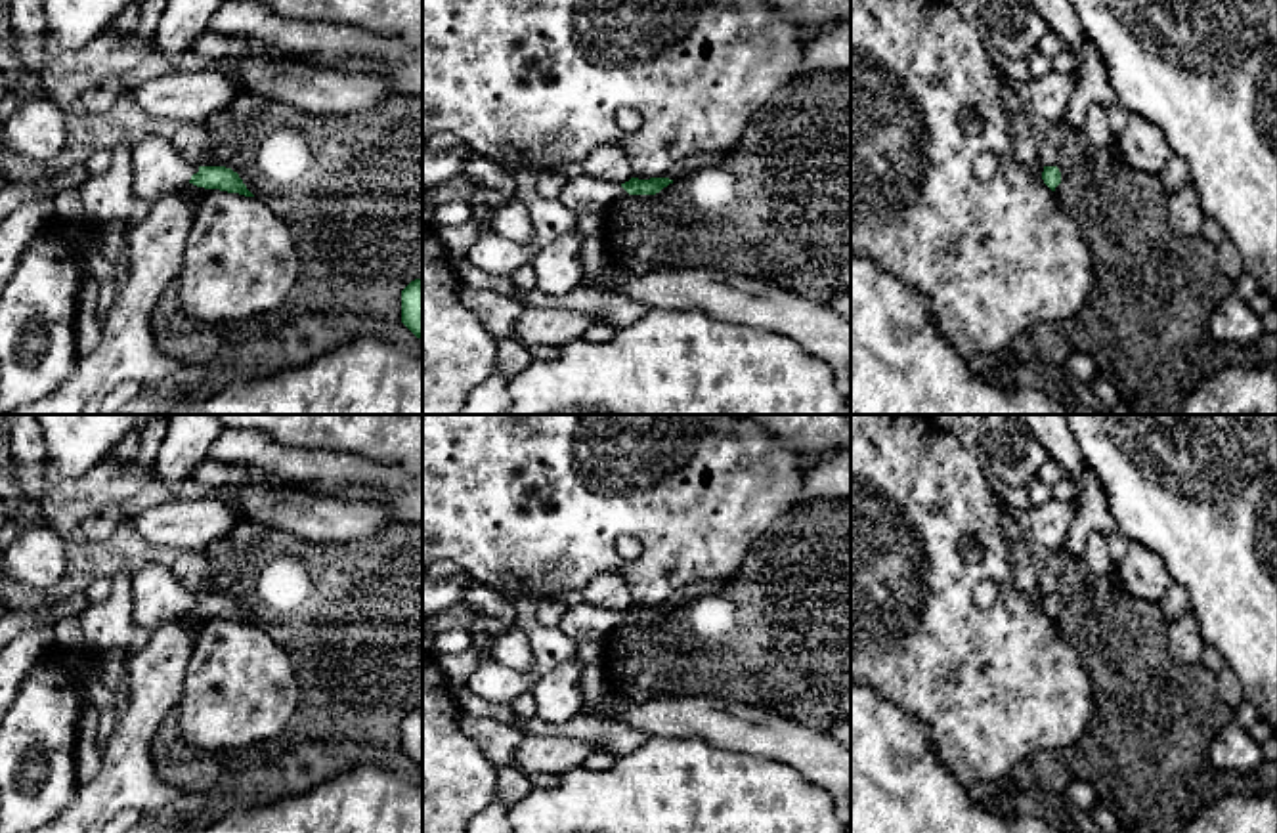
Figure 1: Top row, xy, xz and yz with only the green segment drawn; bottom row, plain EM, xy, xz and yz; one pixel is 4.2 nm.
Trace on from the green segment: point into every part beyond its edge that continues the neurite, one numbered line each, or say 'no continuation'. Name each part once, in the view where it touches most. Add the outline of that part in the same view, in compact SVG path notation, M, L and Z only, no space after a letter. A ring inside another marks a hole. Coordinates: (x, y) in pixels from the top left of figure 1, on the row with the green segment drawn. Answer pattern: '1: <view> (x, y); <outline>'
1: xy (157, 169); M147 136L132 149L134 197L153 204L189 183L199 166L185 162L162 136Z

